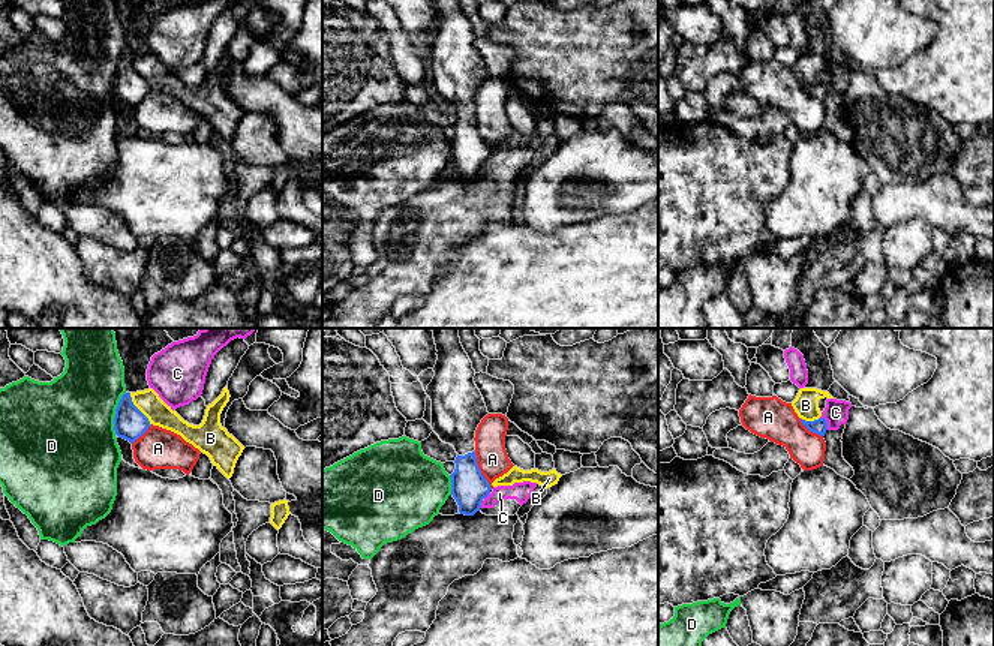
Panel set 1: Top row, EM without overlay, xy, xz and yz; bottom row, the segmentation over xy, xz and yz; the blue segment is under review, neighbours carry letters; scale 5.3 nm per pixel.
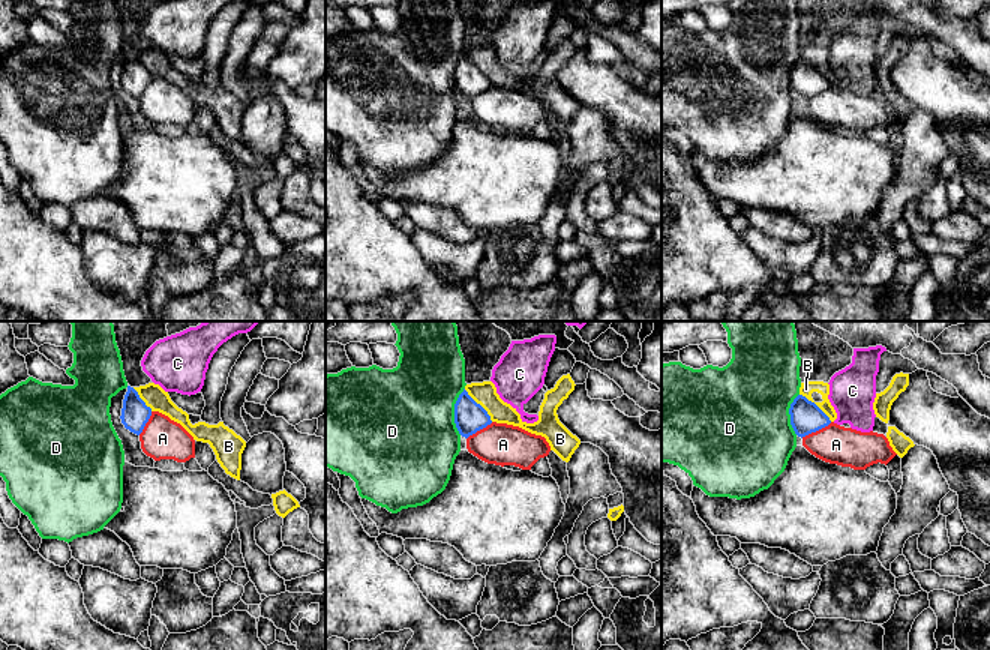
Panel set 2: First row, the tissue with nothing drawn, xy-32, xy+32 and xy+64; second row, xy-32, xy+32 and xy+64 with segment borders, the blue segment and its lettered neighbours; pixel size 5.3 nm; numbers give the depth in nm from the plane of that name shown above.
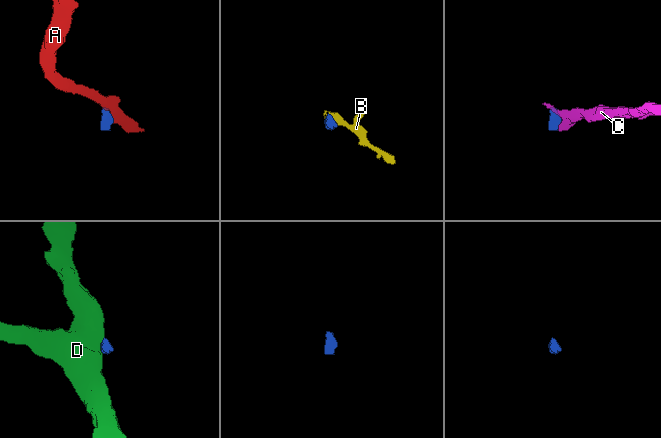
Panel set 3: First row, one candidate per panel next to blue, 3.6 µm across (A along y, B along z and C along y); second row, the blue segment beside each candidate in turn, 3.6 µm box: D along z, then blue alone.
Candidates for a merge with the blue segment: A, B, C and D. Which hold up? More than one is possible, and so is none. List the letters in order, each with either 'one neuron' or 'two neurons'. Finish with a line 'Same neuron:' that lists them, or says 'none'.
A: two neurons
B: two neurons
C: two neurons
D: two neurons
Same neuron: none

